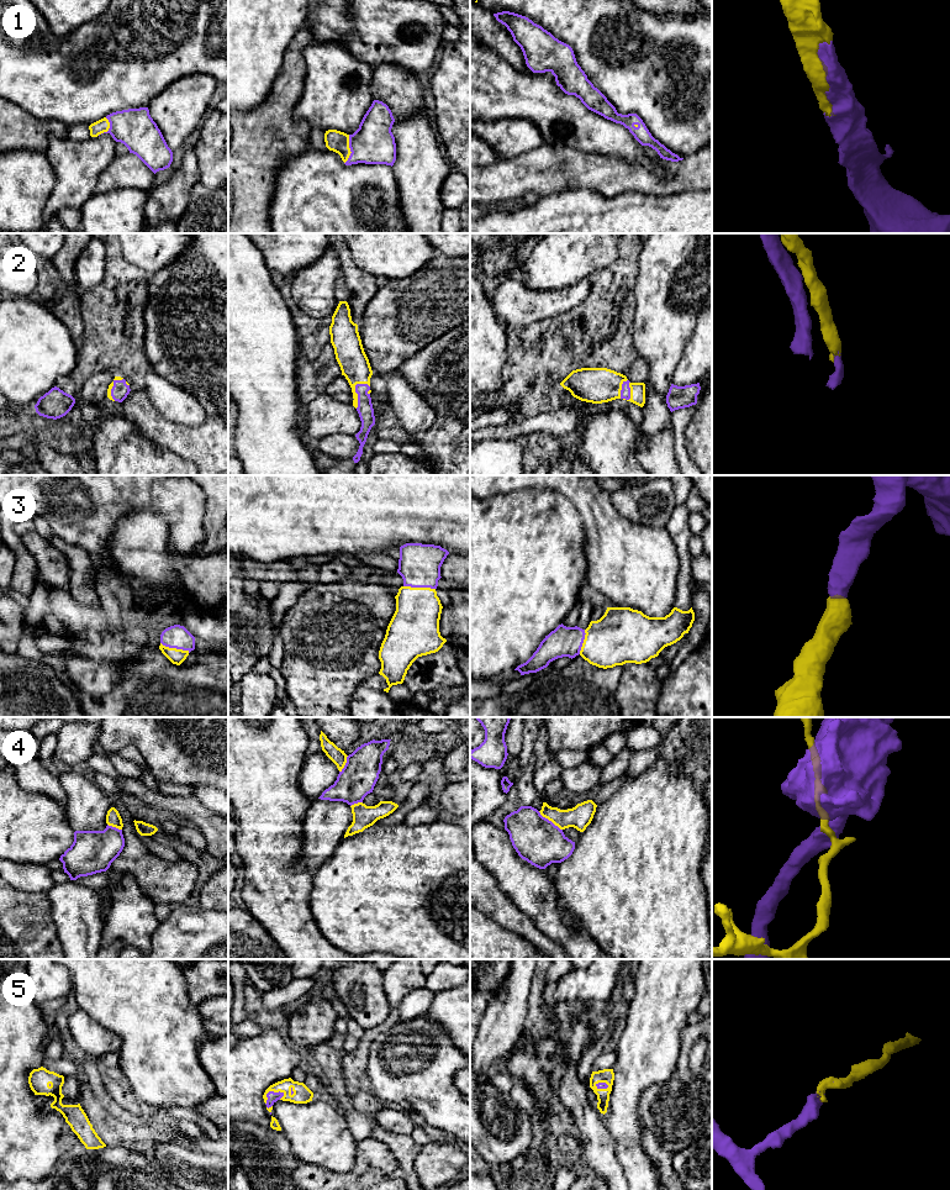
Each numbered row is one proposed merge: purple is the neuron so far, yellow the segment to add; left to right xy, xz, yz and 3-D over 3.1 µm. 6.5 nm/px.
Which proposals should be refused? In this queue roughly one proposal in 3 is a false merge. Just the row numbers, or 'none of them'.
4

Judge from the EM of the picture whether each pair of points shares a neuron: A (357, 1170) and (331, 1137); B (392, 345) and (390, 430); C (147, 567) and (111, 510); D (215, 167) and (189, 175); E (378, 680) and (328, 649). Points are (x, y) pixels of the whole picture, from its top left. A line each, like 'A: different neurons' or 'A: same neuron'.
A: different neurons
B: different neurons
C: different neurons
D: different neurons
E: different neurons

